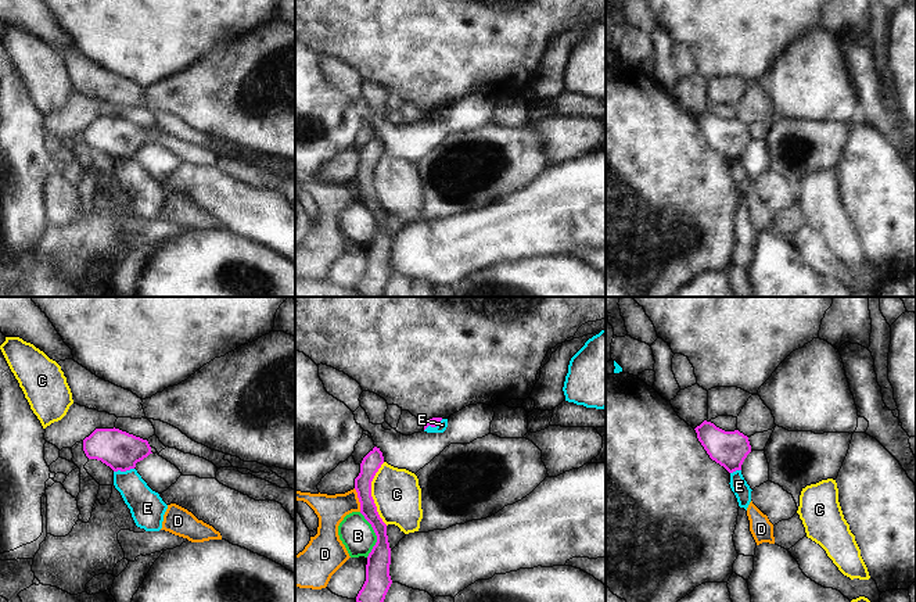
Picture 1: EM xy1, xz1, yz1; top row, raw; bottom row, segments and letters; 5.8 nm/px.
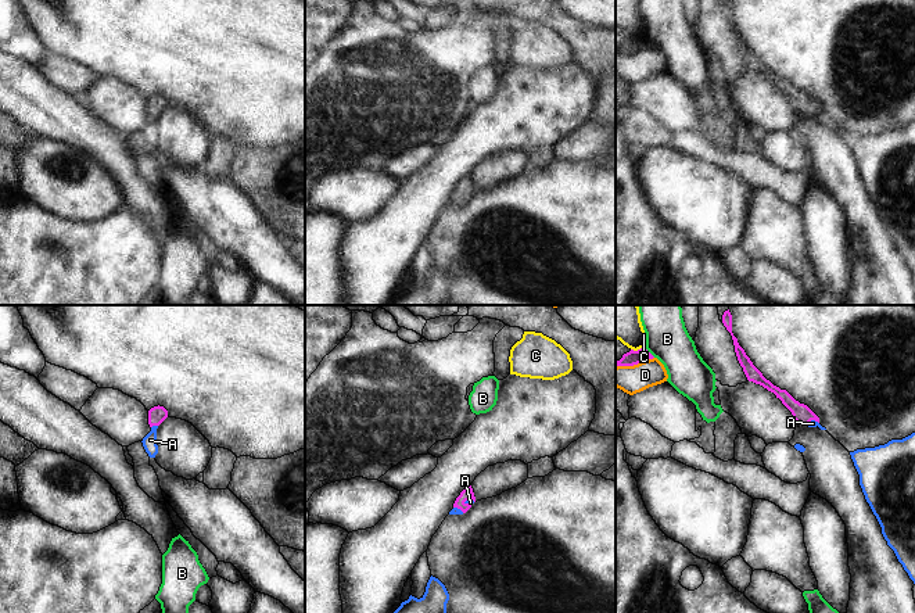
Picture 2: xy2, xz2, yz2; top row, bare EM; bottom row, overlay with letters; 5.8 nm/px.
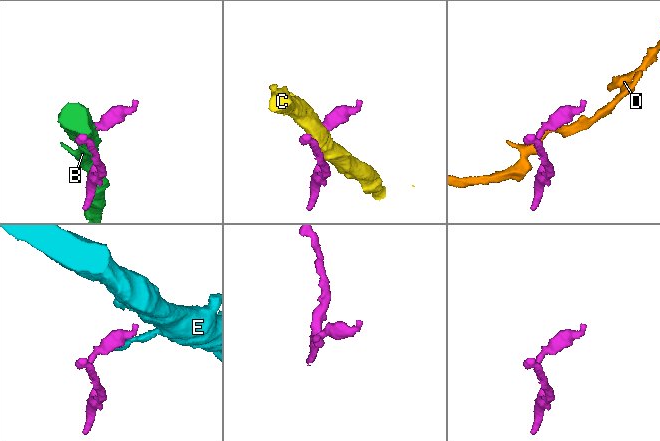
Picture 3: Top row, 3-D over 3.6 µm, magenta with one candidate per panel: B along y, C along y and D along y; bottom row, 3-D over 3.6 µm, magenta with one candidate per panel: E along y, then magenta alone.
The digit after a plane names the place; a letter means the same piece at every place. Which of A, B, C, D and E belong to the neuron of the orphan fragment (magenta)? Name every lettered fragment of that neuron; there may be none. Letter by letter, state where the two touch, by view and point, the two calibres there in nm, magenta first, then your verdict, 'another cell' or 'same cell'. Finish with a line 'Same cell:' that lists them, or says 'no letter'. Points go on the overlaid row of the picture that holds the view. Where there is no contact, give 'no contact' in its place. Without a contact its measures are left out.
A: contact xy2 (154, 425); calibres 100 and 80 nm; same cell
B: contact xz1 (376, 534); calibres 140 and 190 nm; another cell
C: contact xz1 (370, 494); calibres 110 and 280 nm; another cell
D: contact xz1 (359, 500); calibres 110 and 170 nm; another cell
E: contact xy1 (124, 470); calibres 220 and 190 nm; another cell
Same cell: A

